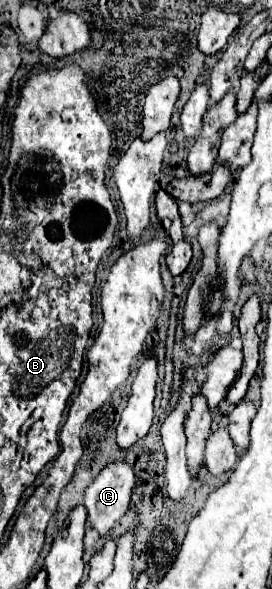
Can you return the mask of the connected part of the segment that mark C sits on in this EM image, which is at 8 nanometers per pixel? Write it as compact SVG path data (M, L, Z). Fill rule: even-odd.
M127 460L109 462L85 490L85 508L93 528L105 536L127 512L135 486L133 466Z

